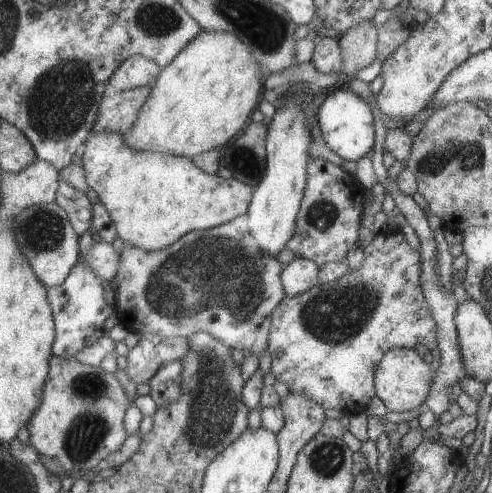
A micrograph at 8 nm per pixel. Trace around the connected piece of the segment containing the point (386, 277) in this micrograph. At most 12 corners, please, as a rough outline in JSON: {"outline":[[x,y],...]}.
{"outline":[[421,256],[361,267],[274,309],[271,373],[348,415],[392,347],[437,348]]}

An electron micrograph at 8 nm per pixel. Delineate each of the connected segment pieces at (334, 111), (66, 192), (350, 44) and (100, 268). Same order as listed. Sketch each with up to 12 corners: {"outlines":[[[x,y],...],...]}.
{"outlines":[[[350,88],[332,90],[317,123],[327,146],[358,161],[374,146],[374,118]],[[61,178],[55,201],[78,236],[91,230],[93,203]],[[372,21],[340,36],[343,70],[352,79],[377,57]],[[97,239],[85,252],[92,270],[108,281],[117,275],[120,255]]]}

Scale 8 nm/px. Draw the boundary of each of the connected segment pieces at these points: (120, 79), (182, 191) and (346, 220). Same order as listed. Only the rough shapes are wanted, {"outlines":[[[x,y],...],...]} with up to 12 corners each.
{"outlines":[[[143,56],[125,60],[110,77],[106,95],[143,87],[161,68]],[[92,130],[83,168],[117,236],[157,251],[254,188]],[[324,159],[309,160],[296,257],[346,260],[366,189]]]}

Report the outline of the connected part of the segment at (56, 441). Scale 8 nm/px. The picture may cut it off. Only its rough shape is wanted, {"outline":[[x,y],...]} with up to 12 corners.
{"outline":[[52,355],[30,444],[91,471],[128,436],[114,373]]}

